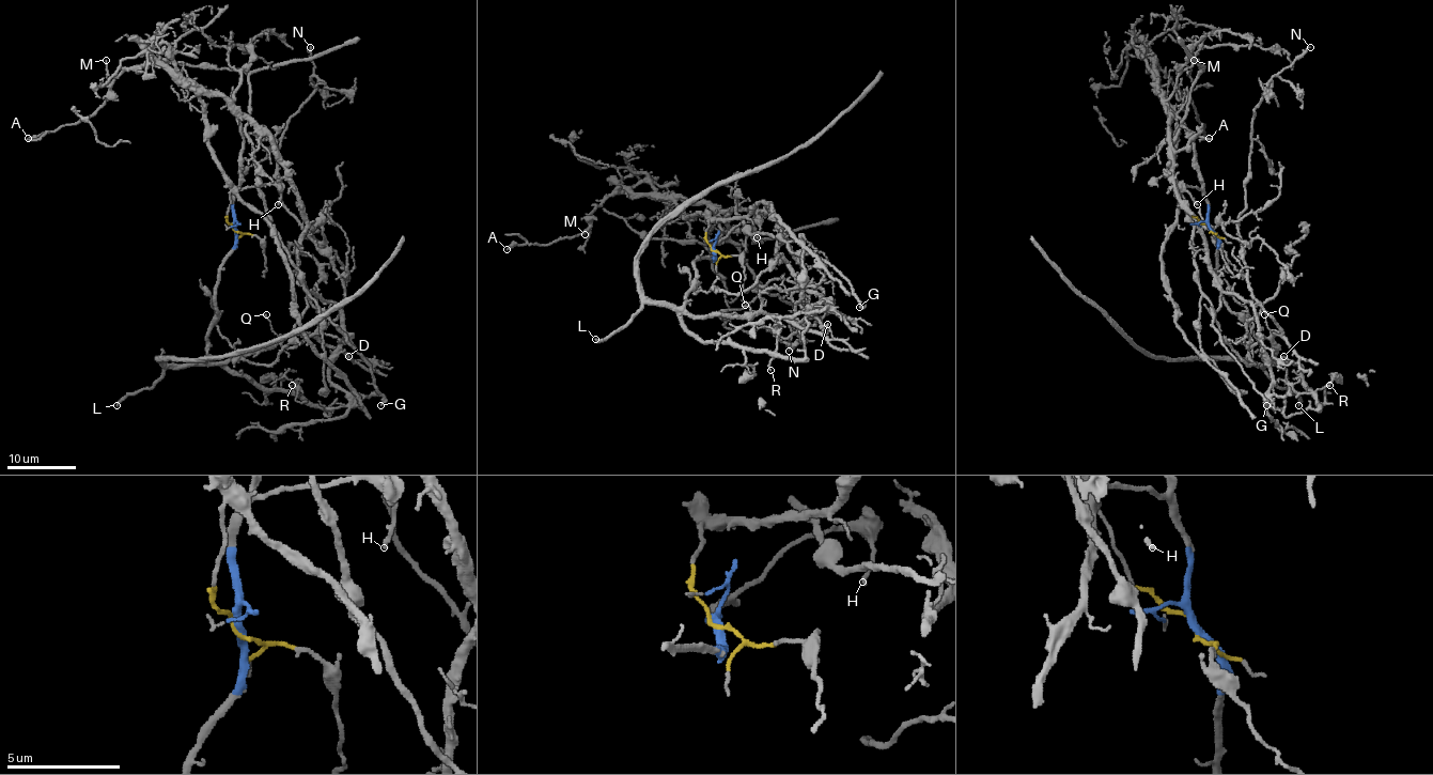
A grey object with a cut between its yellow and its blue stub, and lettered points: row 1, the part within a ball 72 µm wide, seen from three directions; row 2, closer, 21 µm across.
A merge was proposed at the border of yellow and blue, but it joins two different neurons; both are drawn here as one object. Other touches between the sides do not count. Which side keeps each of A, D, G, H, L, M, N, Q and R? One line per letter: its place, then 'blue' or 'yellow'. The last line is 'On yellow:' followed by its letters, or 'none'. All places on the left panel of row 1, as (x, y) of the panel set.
A: at (28, 138); yellow
D: at (348, 356); blue
G: at (380, 405); yellow
H: at (278, 204); blue
L: at (117, 405); blue
M: at (106, 60); yellow
N: at (310, 47); blue
Q: at (266, 314); blue
R: at (292, 385); blue
On yellow: A, G, M

